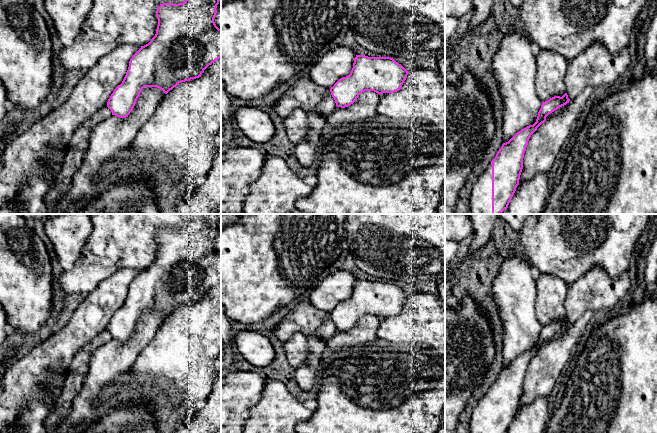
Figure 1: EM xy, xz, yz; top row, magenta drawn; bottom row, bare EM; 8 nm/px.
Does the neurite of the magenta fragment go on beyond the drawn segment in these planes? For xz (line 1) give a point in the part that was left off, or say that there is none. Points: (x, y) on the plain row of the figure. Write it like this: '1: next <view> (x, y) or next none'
1: next none

